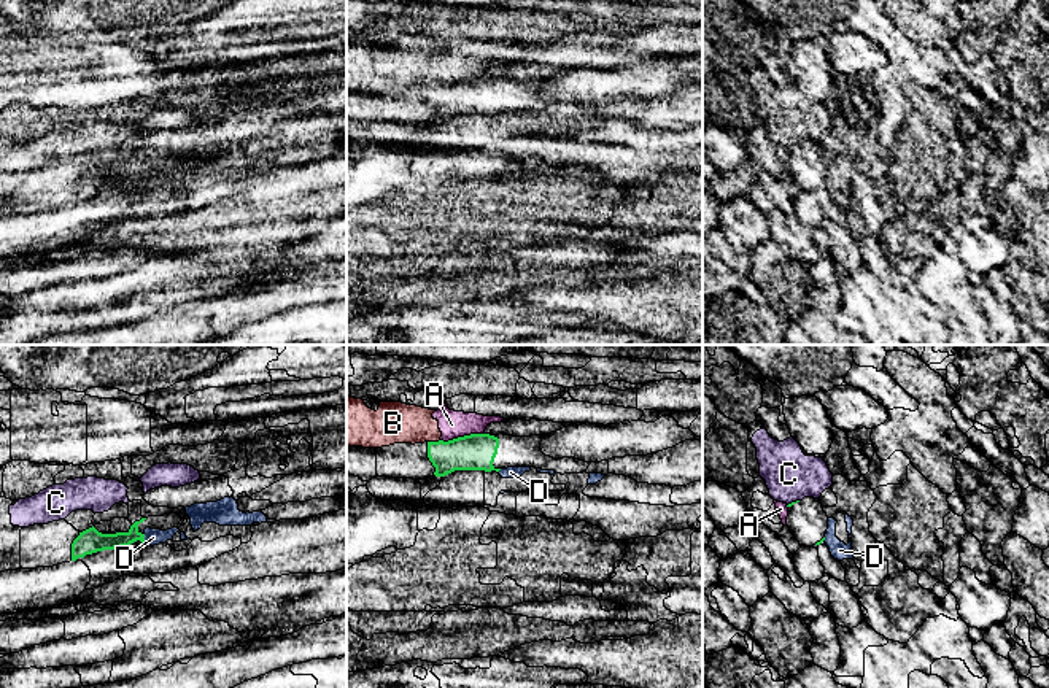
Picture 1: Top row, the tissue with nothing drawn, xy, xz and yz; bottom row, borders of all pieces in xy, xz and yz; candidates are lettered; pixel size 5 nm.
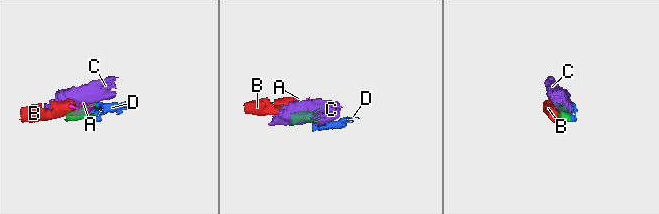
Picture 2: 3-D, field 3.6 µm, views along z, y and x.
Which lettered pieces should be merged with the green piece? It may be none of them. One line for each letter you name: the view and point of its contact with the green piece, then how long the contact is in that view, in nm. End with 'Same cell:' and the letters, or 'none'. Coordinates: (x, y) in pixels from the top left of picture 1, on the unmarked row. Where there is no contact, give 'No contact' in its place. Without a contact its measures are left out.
Same cell: none

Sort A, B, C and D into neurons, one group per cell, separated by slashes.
A B / C / D

